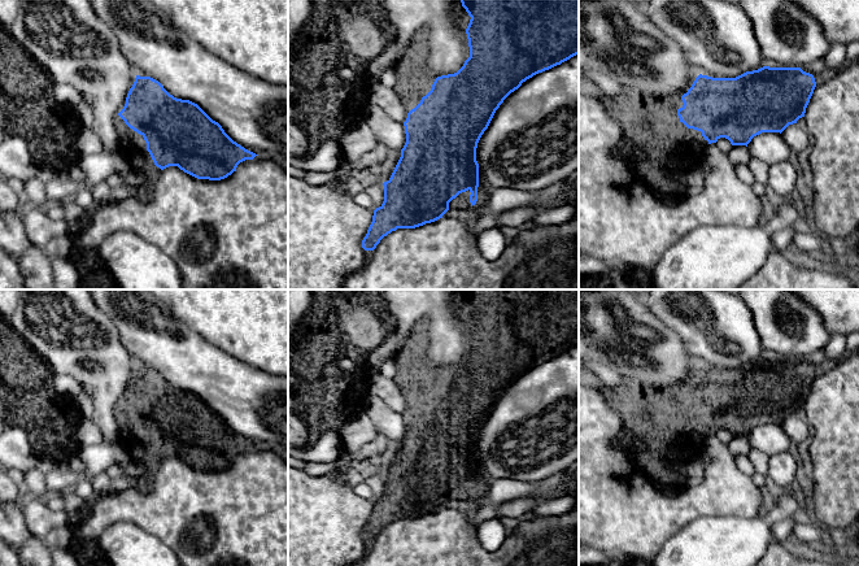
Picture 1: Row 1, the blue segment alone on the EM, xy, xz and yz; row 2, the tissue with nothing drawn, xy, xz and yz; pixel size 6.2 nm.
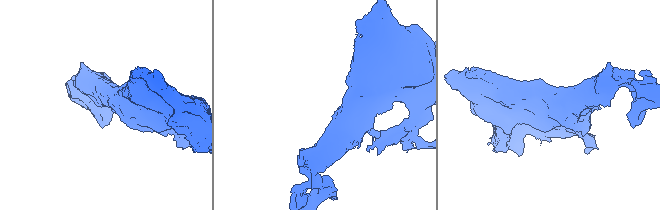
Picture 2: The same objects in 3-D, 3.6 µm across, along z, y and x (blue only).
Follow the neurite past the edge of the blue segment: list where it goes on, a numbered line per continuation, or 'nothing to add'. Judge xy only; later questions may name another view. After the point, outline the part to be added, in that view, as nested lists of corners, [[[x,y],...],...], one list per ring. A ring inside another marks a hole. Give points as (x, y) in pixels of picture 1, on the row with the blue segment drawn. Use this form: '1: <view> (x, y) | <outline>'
1: xy (133, 147) | [[[126,101],[118,108],[117,114],[114,116],[114,126],[119,136],[118,151],[134,169],[145,175],[147,183],[138,190],[136,195],[141,200],[148,200],[162,170],[154,165],[149,152],[147,151],[147,143],[143,135],[130,129],[118,116],[125,104]]]

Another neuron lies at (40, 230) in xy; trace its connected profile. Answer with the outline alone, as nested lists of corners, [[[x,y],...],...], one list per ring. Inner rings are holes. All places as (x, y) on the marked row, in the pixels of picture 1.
[[[26,206],[22,212],[23,226],[27,239],[40,249],[49,249],[57,236],[74,232],[73,219],[51,219],[47,209]]]

